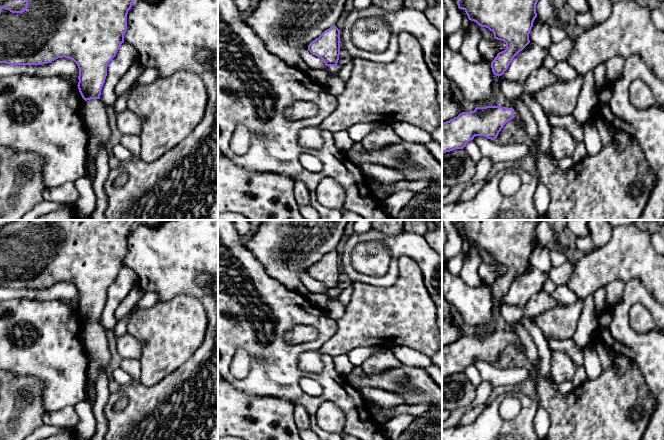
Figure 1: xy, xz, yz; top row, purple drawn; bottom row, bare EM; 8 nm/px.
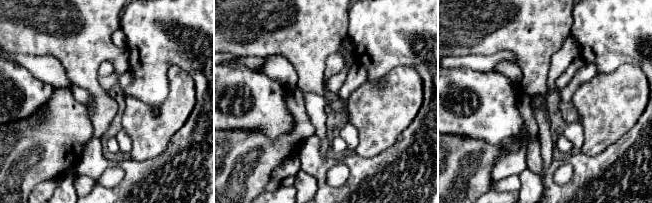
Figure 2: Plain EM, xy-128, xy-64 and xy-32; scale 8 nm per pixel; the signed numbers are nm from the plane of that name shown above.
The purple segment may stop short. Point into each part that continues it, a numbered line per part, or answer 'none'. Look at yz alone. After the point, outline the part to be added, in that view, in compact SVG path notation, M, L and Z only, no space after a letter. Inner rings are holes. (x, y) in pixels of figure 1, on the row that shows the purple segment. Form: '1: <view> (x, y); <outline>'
1: yz (517, 118); M514 110L514 113L513 113L513 120L517 123L517 125L520 128L525 130L525 123L523 121L523 119L521 118L520 114L516 110Z

